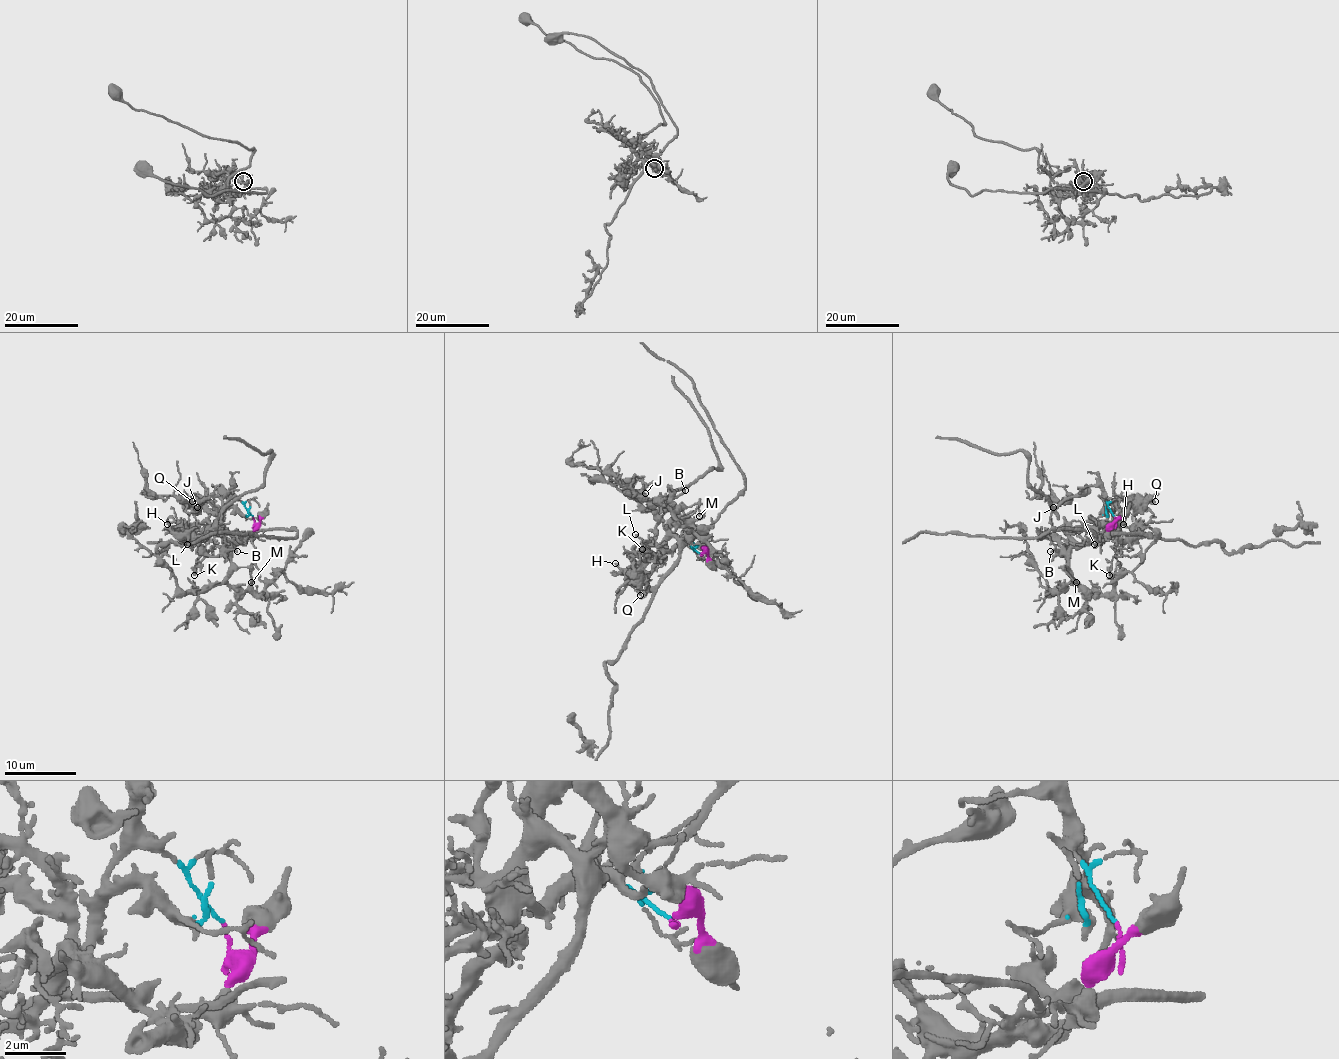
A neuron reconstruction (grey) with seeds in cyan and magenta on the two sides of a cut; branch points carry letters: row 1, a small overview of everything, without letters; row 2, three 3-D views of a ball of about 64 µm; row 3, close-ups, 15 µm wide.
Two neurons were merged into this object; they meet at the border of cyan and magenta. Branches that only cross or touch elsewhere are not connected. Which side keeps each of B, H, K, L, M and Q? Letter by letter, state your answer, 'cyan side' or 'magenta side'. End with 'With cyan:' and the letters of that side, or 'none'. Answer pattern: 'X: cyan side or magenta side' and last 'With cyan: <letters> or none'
B: magenta side
H: cyan side
K: cyan side
L: cyan side
M: magenta side
Q: cyan side
With cyan: H, K, L, Q

